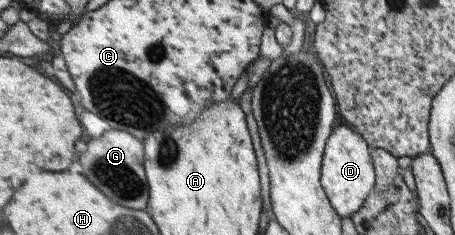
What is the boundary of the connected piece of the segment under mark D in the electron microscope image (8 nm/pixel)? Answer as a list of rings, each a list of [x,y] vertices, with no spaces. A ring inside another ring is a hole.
[[[343,125],[335,128],[331,134],[331,148],[327,148],[327,164],[322,164],[322,167],[323,184],[327,184],[327,192],[331,192],[330,203],[335,204],[340,217],[351,217],[364,205],[375,186],[373,163],[369,146],[359,134]]]

